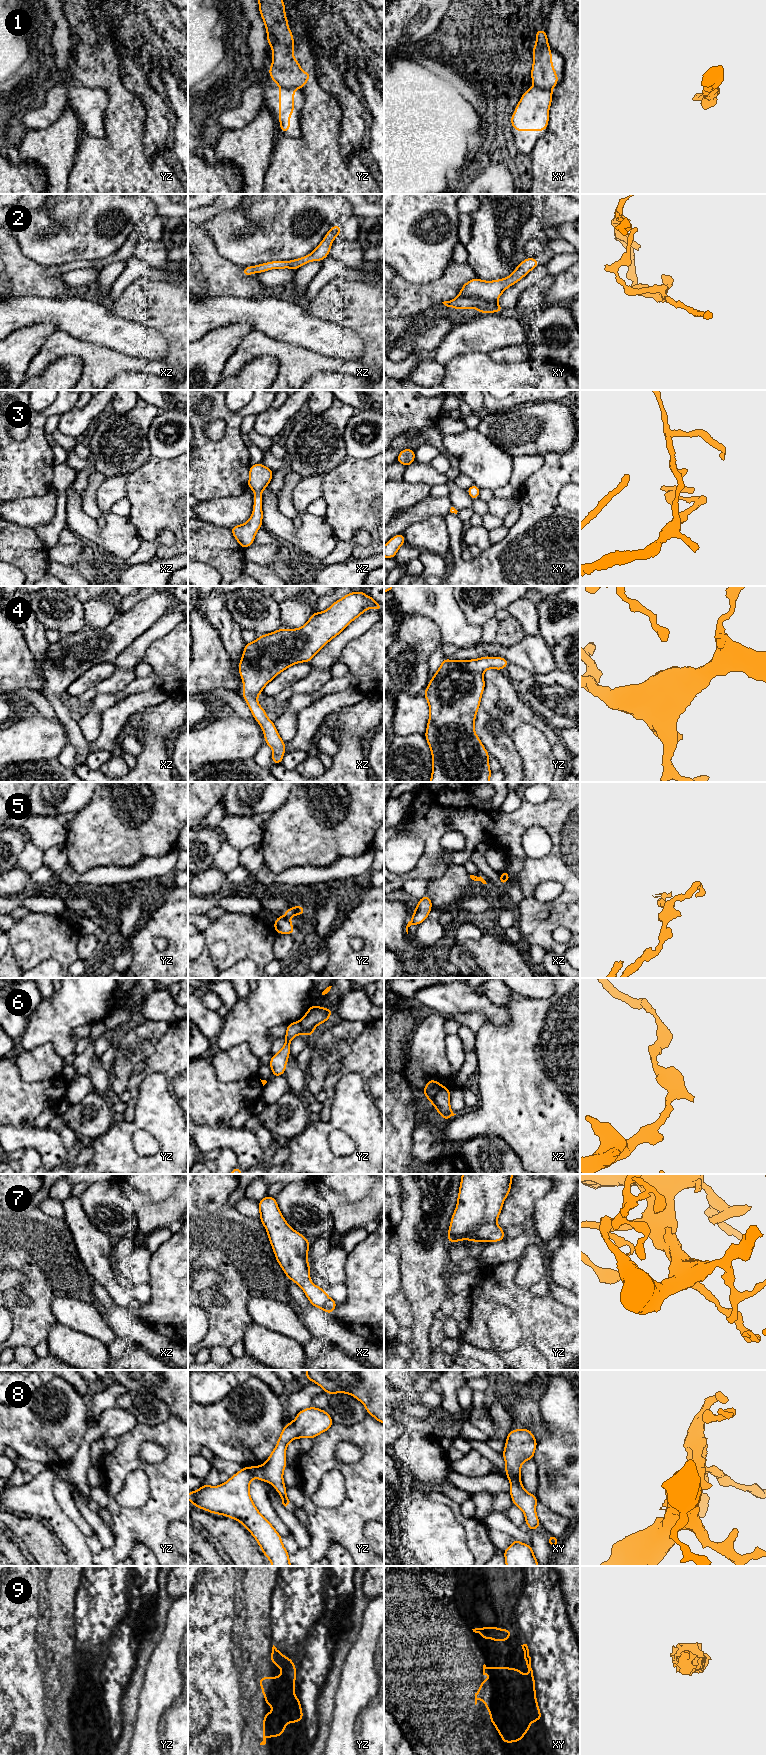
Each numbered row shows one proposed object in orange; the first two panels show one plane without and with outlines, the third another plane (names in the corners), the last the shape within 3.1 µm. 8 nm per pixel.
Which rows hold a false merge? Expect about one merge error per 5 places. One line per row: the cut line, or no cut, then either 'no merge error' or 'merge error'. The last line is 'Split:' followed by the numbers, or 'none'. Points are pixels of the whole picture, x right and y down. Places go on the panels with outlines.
1: yz (281, 86), (296, 88) | merge error
2: no cut | no merge error
3: no cut | no merge error
4: no cut | no merge error
5: yz (285, 916), (288, 918) | merge error
6: xz (443, 1087), (430, 1100) | merge error
7: no cut | no merge error
8: no cut | no merge error
9: no cut | no merge error
Split: 1, 5, 6

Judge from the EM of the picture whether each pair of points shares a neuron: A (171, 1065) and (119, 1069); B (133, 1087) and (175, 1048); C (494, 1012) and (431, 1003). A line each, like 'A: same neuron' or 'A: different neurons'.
A: different neurons
B: same neuron
C: same neuron

